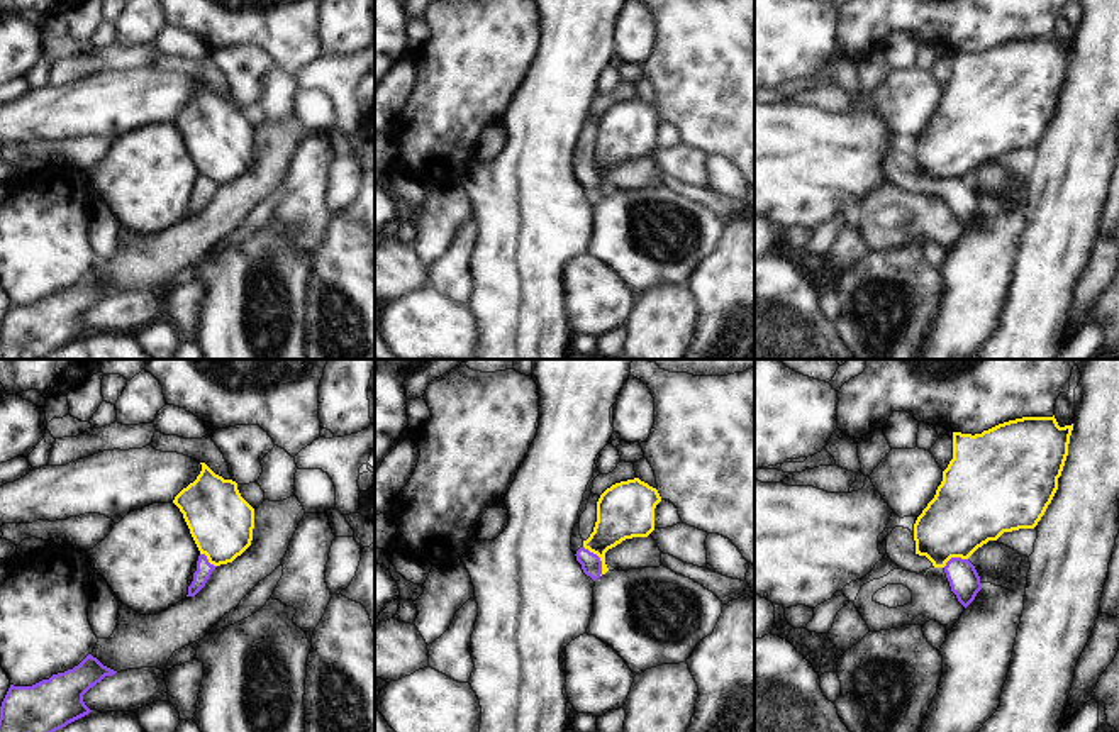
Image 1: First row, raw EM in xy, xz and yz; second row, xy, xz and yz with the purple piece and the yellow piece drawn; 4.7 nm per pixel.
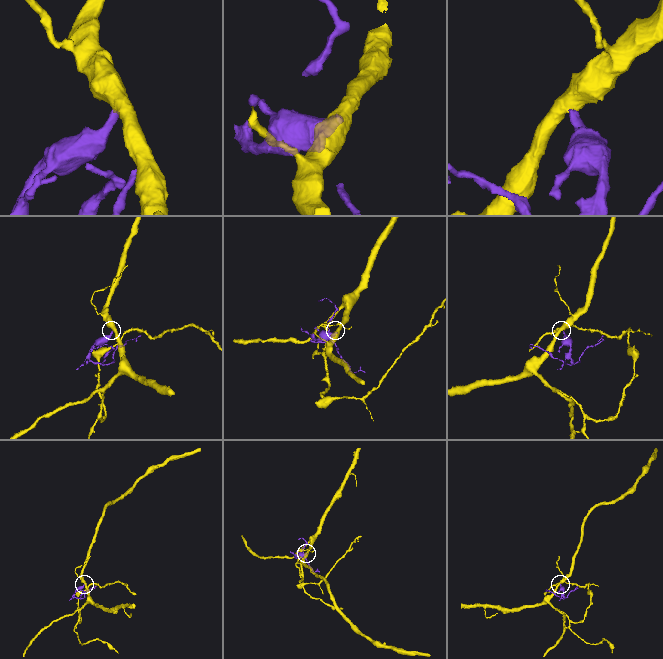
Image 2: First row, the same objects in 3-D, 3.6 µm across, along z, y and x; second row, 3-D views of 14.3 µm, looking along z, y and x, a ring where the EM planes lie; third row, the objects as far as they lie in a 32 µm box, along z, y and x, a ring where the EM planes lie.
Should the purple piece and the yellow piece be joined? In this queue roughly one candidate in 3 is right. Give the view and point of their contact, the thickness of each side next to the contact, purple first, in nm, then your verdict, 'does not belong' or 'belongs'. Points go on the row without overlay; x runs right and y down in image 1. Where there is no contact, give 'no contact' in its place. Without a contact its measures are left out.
meets purple in xz at (599, 180); 100 nm thick on the purple side, 240 nm on the other; does not belong

